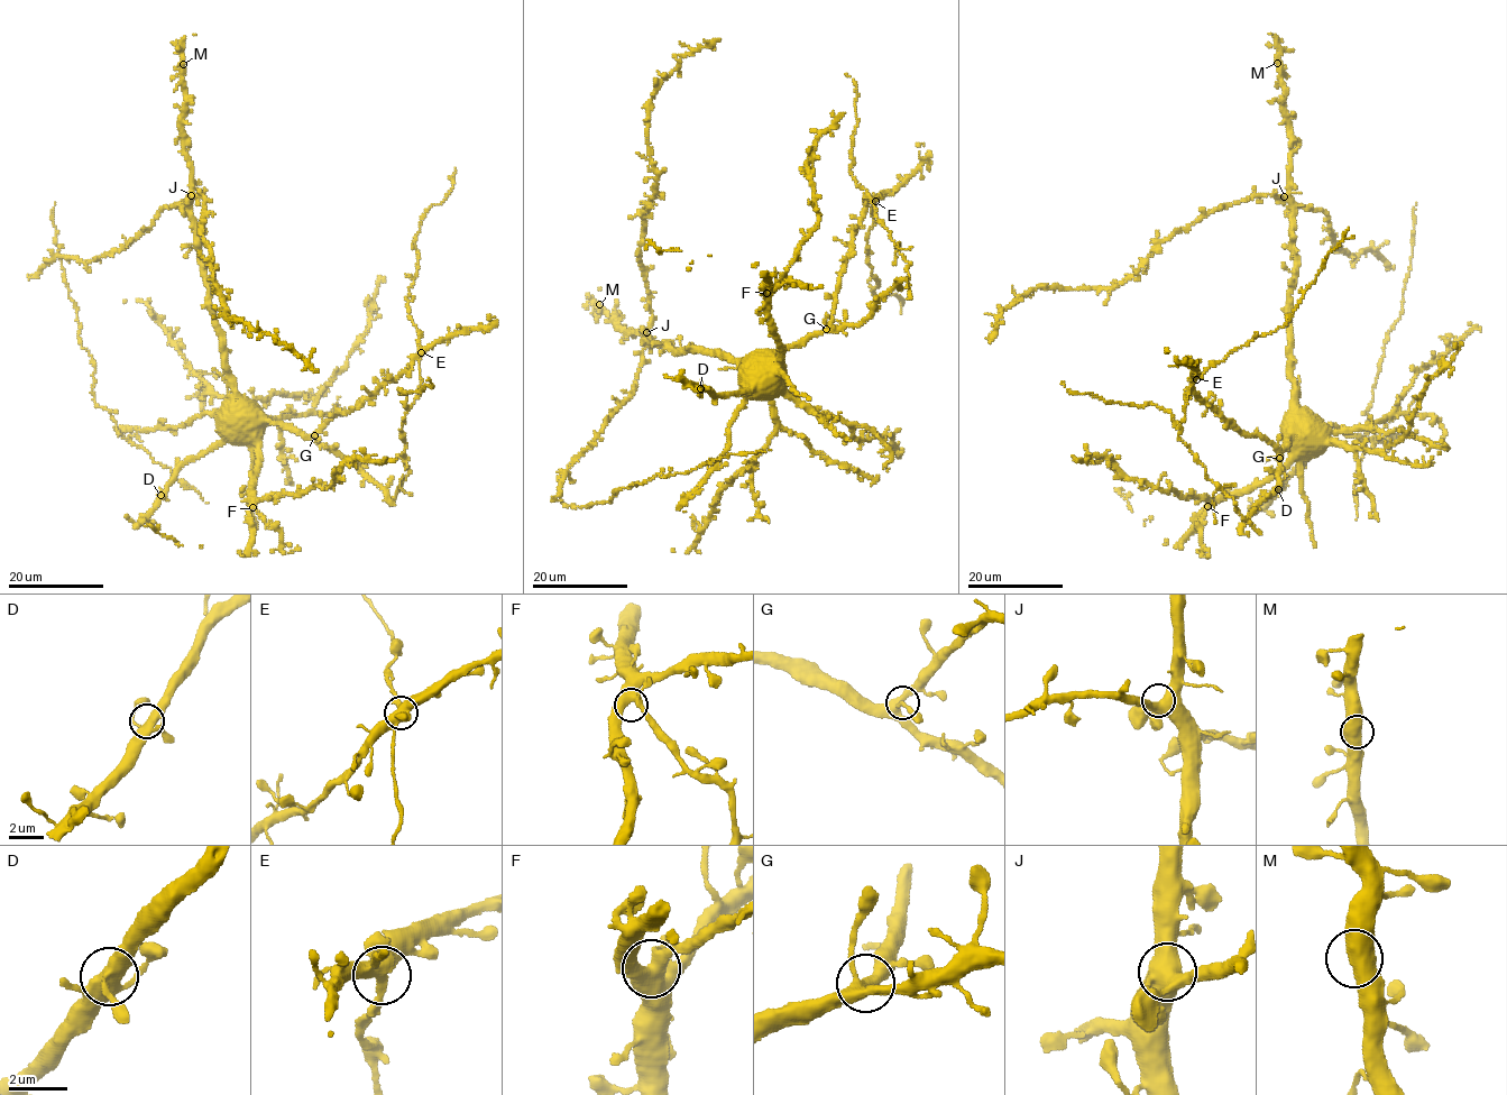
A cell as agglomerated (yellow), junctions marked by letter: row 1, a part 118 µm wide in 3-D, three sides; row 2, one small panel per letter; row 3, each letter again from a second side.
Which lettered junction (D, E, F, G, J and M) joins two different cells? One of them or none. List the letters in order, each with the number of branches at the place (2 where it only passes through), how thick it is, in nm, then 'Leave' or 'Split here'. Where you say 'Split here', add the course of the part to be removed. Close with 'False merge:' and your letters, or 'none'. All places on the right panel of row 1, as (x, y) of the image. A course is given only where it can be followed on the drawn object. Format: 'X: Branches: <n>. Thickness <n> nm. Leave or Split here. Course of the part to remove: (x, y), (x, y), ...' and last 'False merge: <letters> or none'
D: Branches: 5. Thickness 440 nm. Leave
E: Branches: 4. Thickness 480 nm. Leave
F: Branches: 4. Thickness 500 nm. Leave
G: Branches: 4. Thickness 400 nm. Leave
J: Branches: 3. Thickness 480 nm. Leave
M: Branches: 3. Thickness 460 nm. Leave
False merge: none

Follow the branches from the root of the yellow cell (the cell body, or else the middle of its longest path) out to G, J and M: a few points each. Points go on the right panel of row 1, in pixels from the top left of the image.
G: (1295, 421), (1279, 458)
J: (1295, 421), (1289, 312), (1296, 257), (1292, 203), (1284, 196)
M: (1295, 421), (1289, 314), (1296, 260), (1290, 198), (1293, 135), (1284, 107), (1280, 66), (1277, 63)

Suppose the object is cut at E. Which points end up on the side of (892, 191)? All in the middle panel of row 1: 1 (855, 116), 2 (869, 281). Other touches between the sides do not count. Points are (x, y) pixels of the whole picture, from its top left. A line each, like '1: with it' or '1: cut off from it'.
1: cut off from it
2: cut off from it

